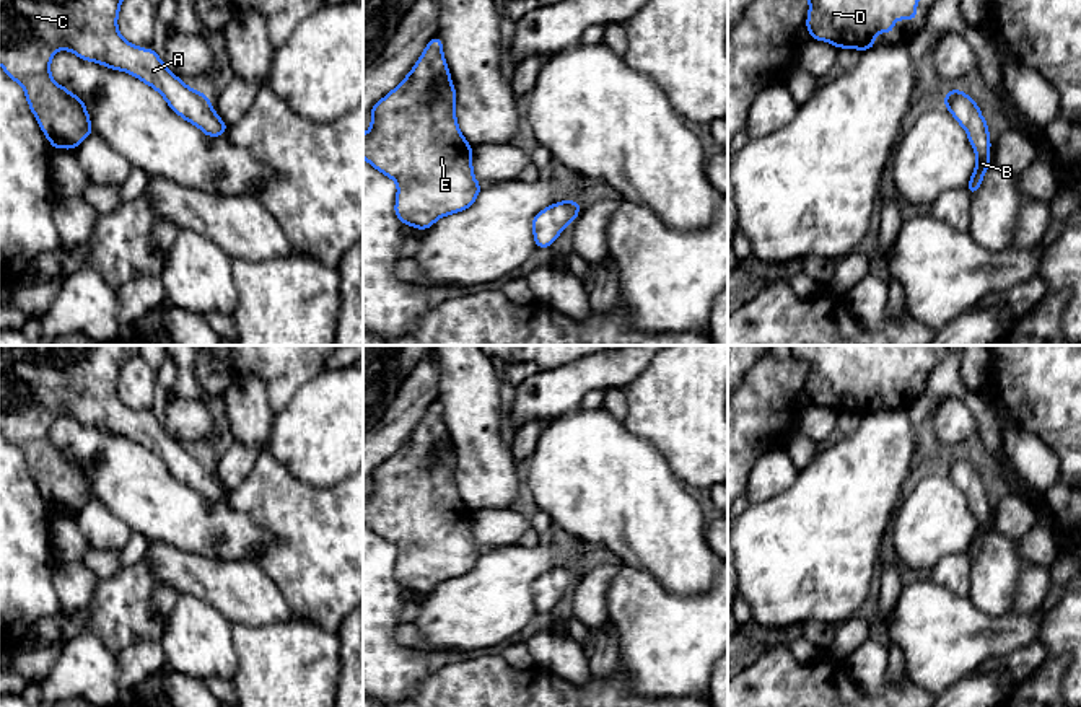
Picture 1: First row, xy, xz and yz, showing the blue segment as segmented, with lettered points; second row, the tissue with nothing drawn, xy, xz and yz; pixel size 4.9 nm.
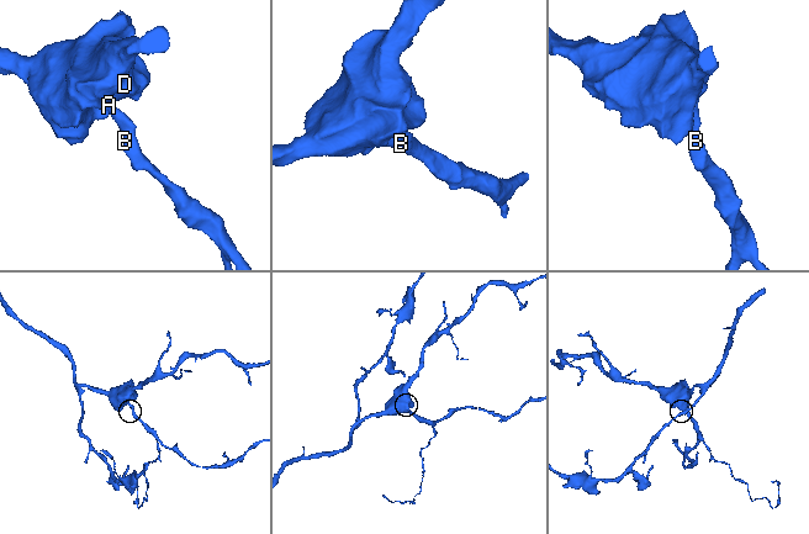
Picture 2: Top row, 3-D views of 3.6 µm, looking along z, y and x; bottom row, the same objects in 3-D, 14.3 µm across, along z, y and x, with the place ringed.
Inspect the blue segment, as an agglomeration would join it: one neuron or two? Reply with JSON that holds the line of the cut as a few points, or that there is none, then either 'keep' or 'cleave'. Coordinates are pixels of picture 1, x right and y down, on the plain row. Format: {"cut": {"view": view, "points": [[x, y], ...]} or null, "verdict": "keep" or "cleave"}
{"cut": null, "verdict": "keep"}

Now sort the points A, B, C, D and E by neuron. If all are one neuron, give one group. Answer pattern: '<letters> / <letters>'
A B C D E

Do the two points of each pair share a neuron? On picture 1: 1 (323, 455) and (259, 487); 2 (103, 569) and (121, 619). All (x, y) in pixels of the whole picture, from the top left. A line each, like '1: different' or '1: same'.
1: different
2: different

